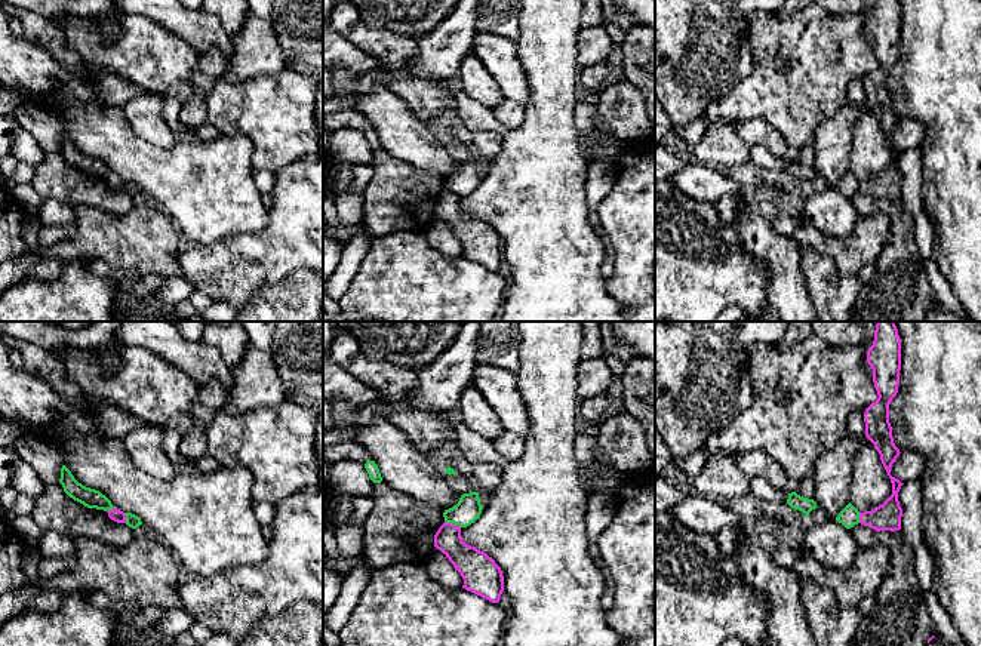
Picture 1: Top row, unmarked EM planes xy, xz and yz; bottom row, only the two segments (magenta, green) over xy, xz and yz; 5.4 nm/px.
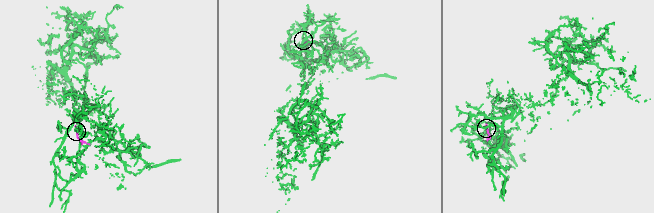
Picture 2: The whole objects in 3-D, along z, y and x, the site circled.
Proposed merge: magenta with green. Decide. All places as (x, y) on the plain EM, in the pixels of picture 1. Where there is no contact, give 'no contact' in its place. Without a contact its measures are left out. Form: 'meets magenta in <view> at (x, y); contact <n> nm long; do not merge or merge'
meets magenta in xz at (451, 191); contact 100 nm long; do not merge

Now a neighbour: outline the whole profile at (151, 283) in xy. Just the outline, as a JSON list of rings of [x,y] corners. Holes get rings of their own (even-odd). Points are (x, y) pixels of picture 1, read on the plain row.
[[[151,273],[136,282],[122,282],[119,286],[133,296],[145,296],[148,293],[157,293],[164,282],[166,277],[163,274]]]

